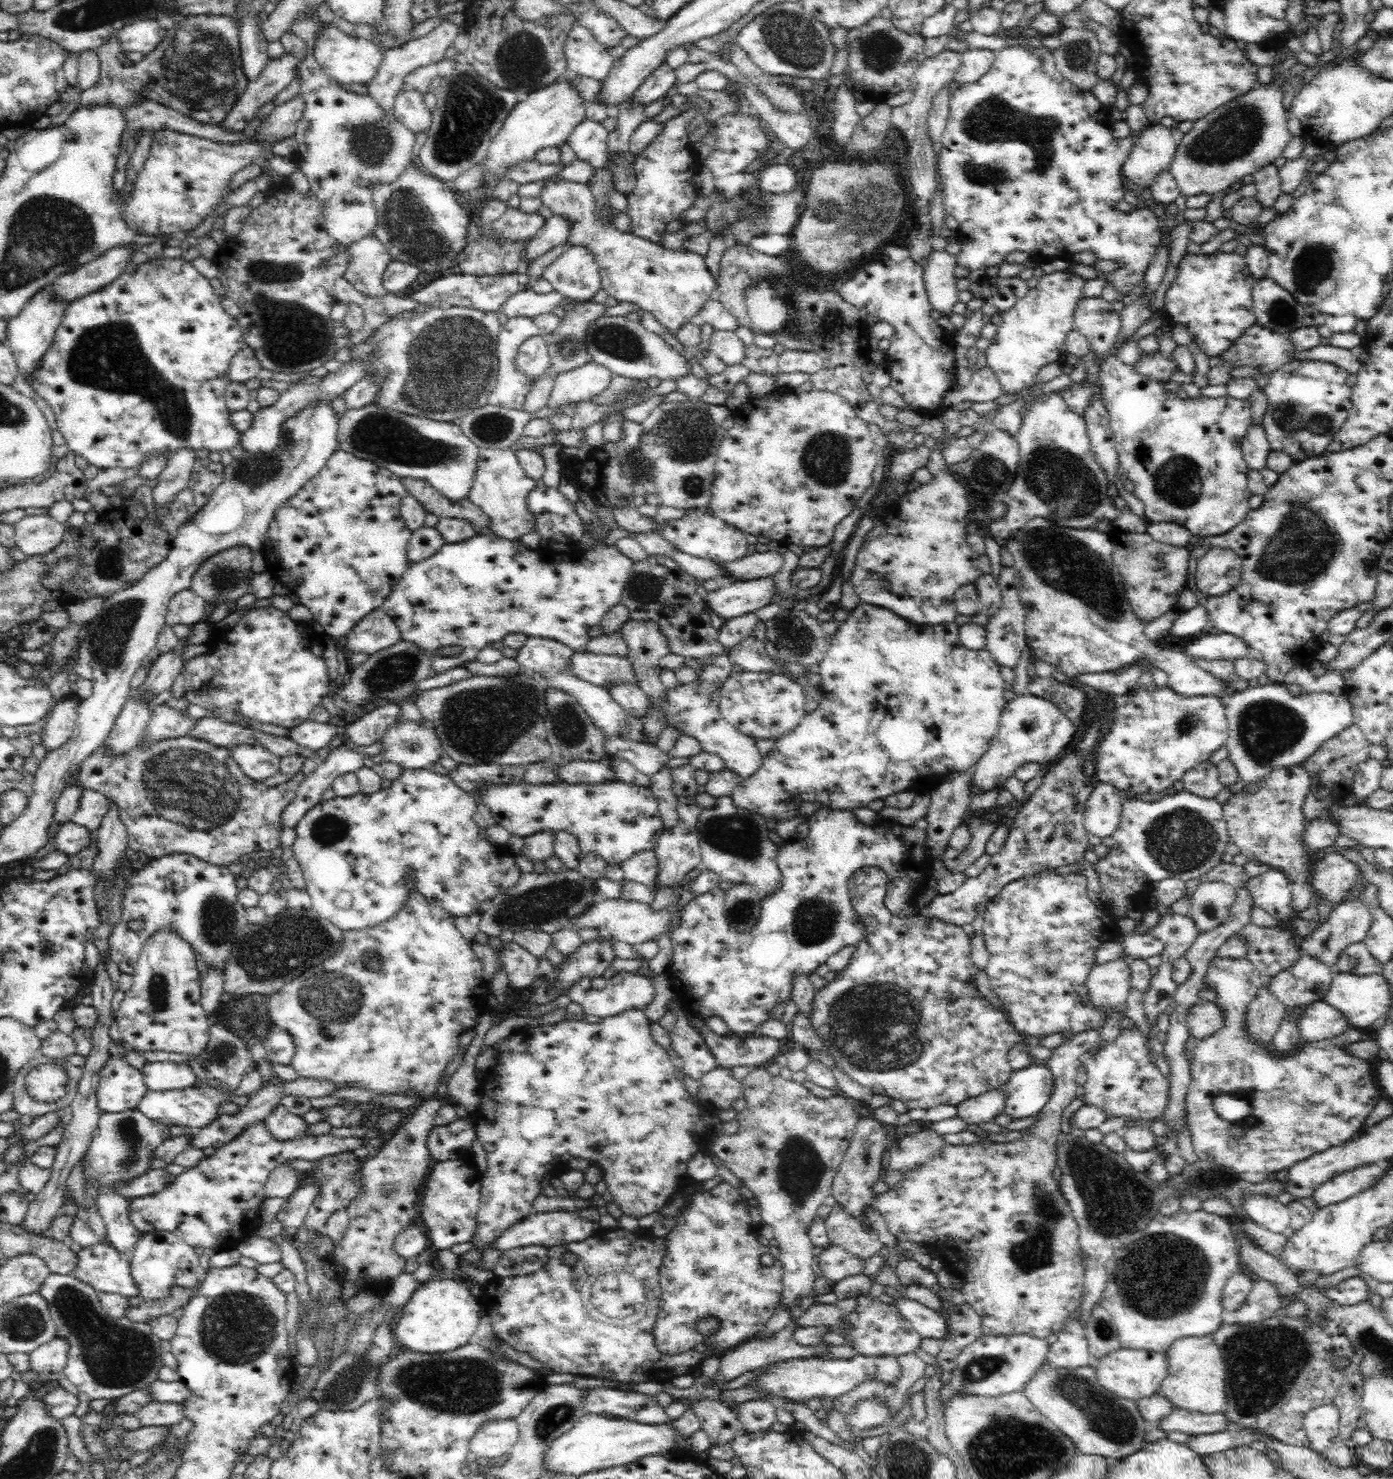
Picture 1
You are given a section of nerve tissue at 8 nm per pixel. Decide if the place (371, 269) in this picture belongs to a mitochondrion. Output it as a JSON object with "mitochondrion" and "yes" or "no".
{"mitochondrion":"no"}

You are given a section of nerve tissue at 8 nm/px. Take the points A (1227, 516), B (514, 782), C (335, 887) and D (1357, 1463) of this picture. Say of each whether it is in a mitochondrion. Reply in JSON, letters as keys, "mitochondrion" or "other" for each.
{"A":"other","B":"other","C":"other","D":"other"}

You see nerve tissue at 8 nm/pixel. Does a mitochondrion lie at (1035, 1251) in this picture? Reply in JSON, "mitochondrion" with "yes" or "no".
{"mitochondrion":"yes"}

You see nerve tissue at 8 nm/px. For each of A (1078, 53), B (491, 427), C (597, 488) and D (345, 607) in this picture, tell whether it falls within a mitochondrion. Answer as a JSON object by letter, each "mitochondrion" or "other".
{"A":"mitochondrion","B":"mitochondrion","C":"other","D":"other"}

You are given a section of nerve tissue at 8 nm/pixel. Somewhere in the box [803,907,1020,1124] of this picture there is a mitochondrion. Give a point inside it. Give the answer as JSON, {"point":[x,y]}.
{"point":[874,1026]}

